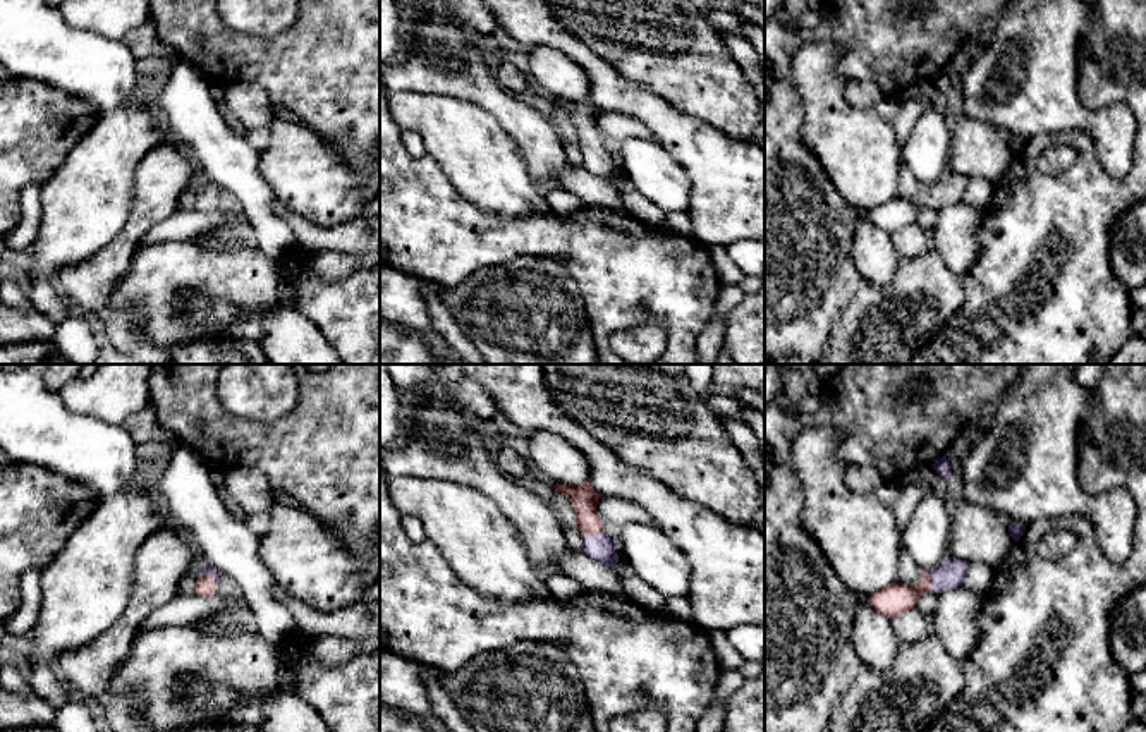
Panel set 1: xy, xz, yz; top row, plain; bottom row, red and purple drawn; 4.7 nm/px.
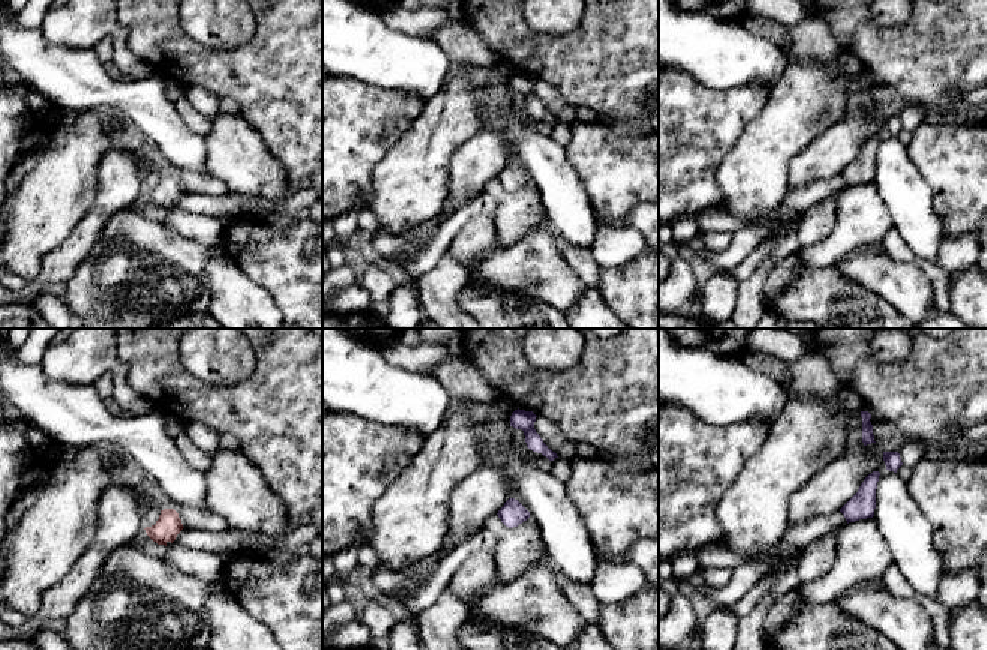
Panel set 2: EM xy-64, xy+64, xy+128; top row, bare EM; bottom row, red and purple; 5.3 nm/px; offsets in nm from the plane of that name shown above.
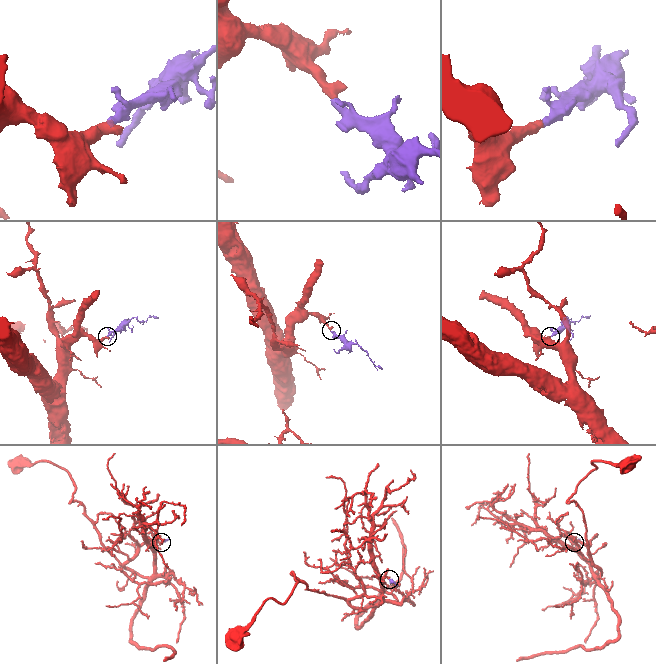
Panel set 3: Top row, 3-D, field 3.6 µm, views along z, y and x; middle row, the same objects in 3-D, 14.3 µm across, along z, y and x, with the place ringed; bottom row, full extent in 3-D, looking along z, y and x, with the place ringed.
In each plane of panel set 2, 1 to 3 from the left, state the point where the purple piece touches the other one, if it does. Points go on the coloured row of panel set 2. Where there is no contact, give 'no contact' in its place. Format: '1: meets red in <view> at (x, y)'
1: no contact
2: no contact
3: no contact

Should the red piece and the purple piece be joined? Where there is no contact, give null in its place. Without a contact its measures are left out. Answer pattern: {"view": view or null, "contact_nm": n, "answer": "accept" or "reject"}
{"view": "xz", "contact_nm": 100, "answer": "accept"}

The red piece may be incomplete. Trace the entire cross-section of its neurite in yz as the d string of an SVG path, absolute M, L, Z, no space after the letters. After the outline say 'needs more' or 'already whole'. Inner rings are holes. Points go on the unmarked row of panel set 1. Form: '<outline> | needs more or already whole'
M948 172L930 187L921 187L916 199L892 198L869 211L873 223L887 234L895 234L916 223L917 213L924 208L940 210L962 201L969 177Z | needs more

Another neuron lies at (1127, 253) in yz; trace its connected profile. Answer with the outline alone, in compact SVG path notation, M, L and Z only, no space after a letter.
M1146 199L1131 206L1115 222L1110 261L1125 289L1146 285Z

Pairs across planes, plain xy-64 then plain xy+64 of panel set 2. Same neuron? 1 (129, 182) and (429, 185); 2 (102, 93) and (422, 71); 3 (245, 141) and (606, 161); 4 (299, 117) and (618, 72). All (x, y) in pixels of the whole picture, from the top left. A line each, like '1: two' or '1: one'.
1: two
2: one
3: one
4: one

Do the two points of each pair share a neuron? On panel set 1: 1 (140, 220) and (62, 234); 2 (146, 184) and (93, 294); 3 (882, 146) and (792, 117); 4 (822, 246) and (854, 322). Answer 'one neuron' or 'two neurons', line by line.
1: two neurons
2: one neuron
3: two neurons
4: two neurons

